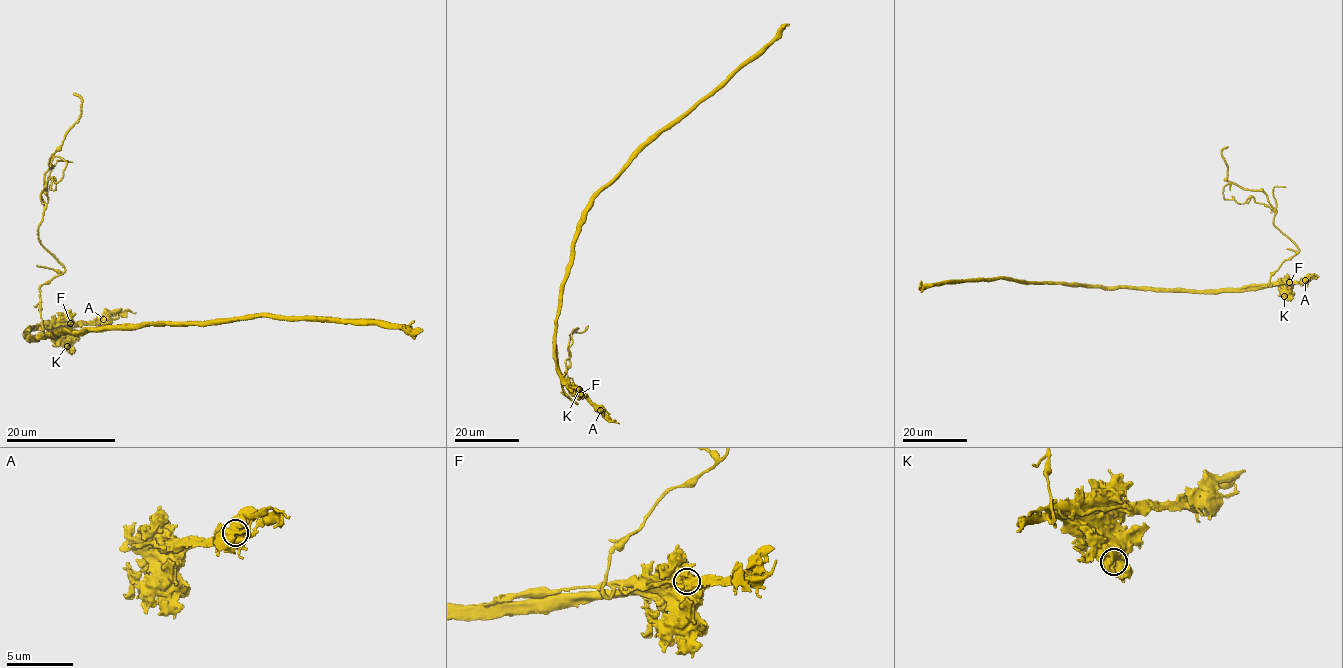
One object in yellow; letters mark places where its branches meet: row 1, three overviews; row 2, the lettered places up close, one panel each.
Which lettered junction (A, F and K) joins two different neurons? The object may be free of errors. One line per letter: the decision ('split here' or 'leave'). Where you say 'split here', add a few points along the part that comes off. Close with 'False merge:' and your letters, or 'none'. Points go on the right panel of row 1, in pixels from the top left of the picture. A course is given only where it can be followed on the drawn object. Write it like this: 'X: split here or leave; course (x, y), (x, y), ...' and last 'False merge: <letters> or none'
A: leave
F: split here; course (1289, 282), (1270, 276), (1299, 248), (1275, 226), (1267, 196), (1227, 179), (1222, 150), (1227, 146)
K: leave
False merge: F

